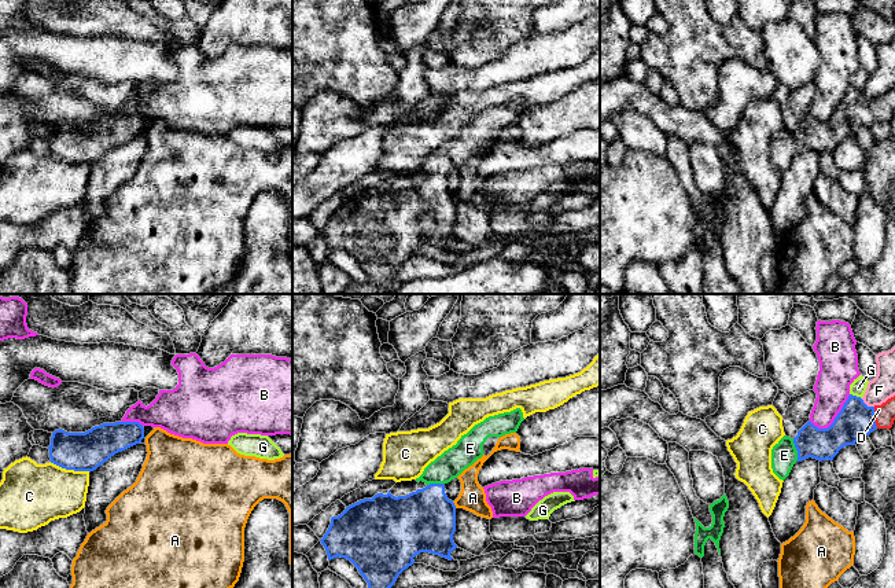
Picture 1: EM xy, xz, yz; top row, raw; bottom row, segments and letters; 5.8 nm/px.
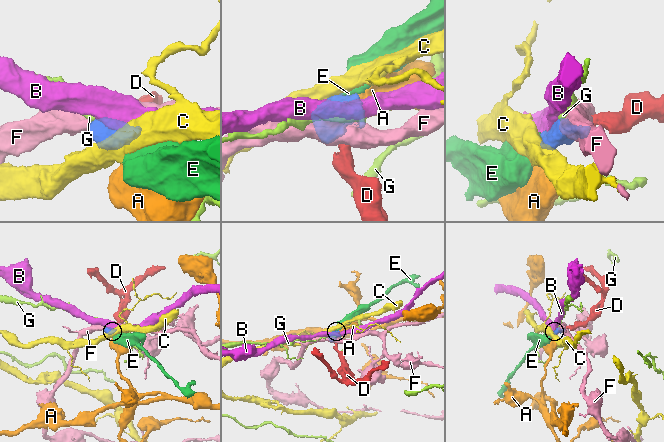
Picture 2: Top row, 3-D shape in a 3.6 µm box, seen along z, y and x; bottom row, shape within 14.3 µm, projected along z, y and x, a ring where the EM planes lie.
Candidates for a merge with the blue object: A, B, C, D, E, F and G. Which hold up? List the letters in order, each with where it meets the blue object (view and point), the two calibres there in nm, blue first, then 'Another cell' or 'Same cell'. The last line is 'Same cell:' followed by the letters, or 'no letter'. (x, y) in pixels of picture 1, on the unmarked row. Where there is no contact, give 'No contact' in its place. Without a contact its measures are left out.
A: Touches blue at xz (453, 197). Thickness 360 nm (blue) against 160 nm. Another cell
B: Touches blue at yz (833, 113). Thickness 200 nm (blue) against 200 nm. Another cell
C: Touches blue at xy (70, 161). Thickness 220 nm (blue) against 360 nm. Another cell
D: Touches blue at yz (873, 110). Thickness 200 nm (blue) against 130 nm. Same cell
E: Touches blue at yz (796, 142). Thickness 190 nm (blue) against 160 nm. Same cell
F: Touches blue at yz (866, 98). Thickness 200 nm (blue) against 150 nm. Another cell
G: Touches blue at yz (855, 88). Thickness 200 nm (blue) against 90 nm. Another cell
Same cell: D, E

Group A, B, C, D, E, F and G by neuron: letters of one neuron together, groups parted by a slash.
A / B / C / D E / F / G

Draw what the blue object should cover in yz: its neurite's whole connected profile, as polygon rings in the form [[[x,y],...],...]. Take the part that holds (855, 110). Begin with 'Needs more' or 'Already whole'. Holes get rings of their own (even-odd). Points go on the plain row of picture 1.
Needs more. [[[850,87],[828,121],[818,121],[809,113],[795,131],[784,128],[773,139],[773,165],[784,173],[796,154],[809,150],[833,152],[841,140],[855,137],[861,128],[876,121],[890,122],[894,113],[895,88],[881,98],[868,99],[861,89]]]

